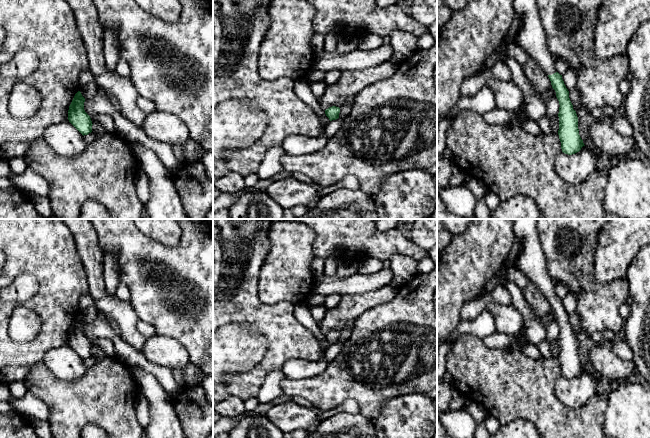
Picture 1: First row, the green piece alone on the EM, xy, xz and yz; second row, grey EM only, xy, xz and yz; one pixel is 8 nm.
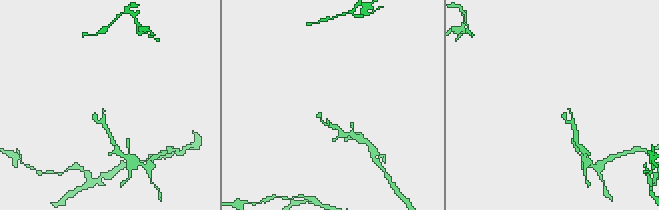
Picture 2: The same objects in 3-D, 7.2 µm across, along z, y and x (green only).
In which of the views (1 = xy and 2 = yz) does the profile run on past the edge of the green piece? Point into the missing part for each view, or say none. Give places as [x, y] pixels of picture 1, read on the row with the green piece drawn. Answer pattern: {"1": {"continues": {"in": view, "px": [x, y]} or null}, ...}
{"1": {"continues": null}, "2": {"continues": {"in": "yz", "px": [531, 36]}}}

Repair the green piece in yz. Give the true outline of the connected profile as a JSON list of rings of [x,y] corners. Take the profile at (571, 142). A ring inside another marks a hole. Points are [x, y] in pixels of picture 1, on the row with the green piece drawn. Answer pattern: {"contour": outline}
{"contour": [[[514,0],[514,15],[521,17],[521,25],[515,38],[515,44],[526,50],[530,57],[537,60],[548,75],[552,88],[559,101],[559,130],[562,152],[575,154],[584,145],[579,135],[578,117],[569,98],[562,75],[555,68],[556,58],[549,52],[547,37],[539,15],[537,0]]]}

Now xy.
{"contour": [[[78,91],[68,110],[69,122],[84,136],[92,132],[92,121],[90,116],[84,110],[85,98]]]}

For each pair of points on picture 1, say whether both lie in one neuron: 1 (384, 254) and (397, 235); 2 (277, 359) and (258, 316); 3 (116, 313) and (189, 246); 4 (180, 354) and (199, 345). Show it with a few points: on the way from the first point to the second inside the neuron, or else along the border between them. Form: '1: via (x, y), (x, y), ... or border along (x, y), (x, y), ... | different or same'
1: via (384, 249), (392, 240) | same
2: via (277, 348), (277, 335), (269, 327) | same
3: border along (129, 301), (139, 319) | different
4: border along (167, 337), (176, 339), (185, 348), (190, 362) | different

